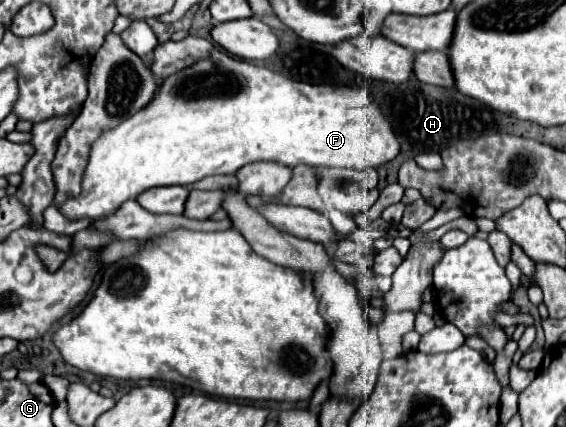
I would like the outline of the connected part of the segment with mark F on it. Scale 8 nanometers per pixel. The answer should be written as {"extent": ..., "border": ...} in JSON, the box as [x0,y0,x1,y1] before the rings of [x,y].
{"extent":[58,49,400,219],"border":[[[212,49],[208,59],[200,59],[192,67],[164,79],[148,107],[92,143],[82,193],[58,209],[68,219],[98,219],[100,215],[116,211],[124,201],[136,199],[150,187],[188,185],[208,175],[234,175],[252,161],[276,161],[286,167],[304,163],[312,167],[366,171],[392,161],[398,153],[400,141],[366,87],[310,85]]]}

